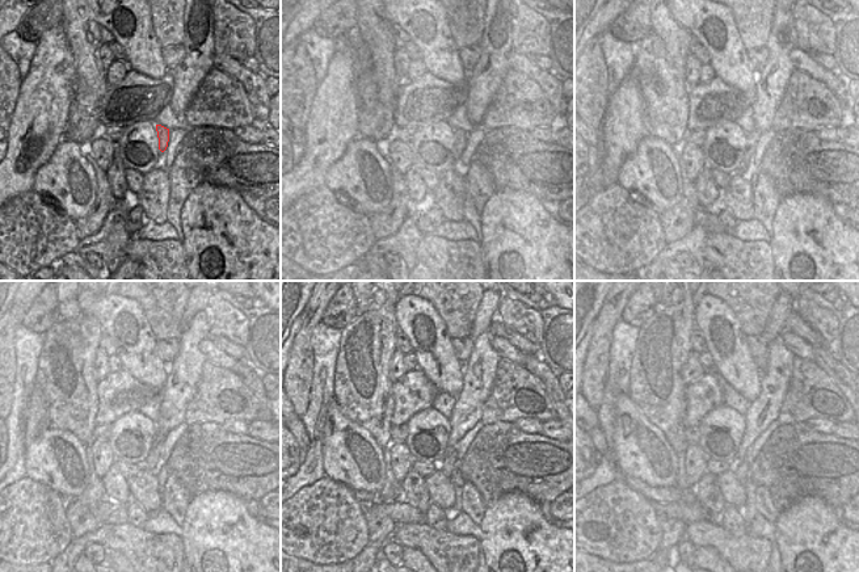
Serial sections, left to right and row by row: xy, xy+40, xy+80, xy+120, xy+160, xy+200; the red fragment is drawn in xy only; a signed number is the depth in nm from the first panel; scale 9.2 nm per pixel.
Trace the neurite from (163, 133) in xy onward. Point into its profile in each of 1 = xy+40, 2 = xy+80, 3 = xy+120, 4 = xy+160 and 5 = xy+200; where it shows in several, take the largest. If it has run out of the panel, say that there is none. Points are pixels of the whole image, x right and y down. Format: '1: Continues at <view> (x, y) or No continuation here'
1: Continues at xy+40 (460, 135)
2: Continues at xy+80 (752, 138)
3: Continues at xy+120 (154, 455)
4: Continues at xy+160 (447, 465)
5: Continues at xy+200 (741, 467)

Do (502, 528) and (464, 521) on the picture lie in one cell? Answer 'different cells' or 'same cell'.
different cells

